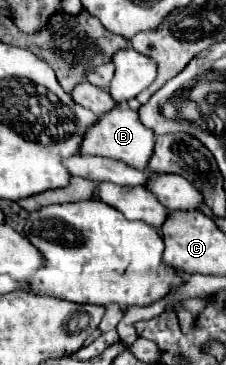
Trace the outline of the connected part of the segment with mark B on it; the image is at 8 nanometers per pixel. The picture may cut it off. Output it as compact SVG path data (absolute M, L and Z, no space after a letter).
M118 106L116 110L112 110L112 114L104 114L104 118L98 118L92 130L88 130L80 146L80 154L104 156L126 162L128 166L136 166L138 170L144 170L148 166L148 160L152 158L154 142L156 142L154 132L140 122L140 114L136 110L130 110L128 106Z

